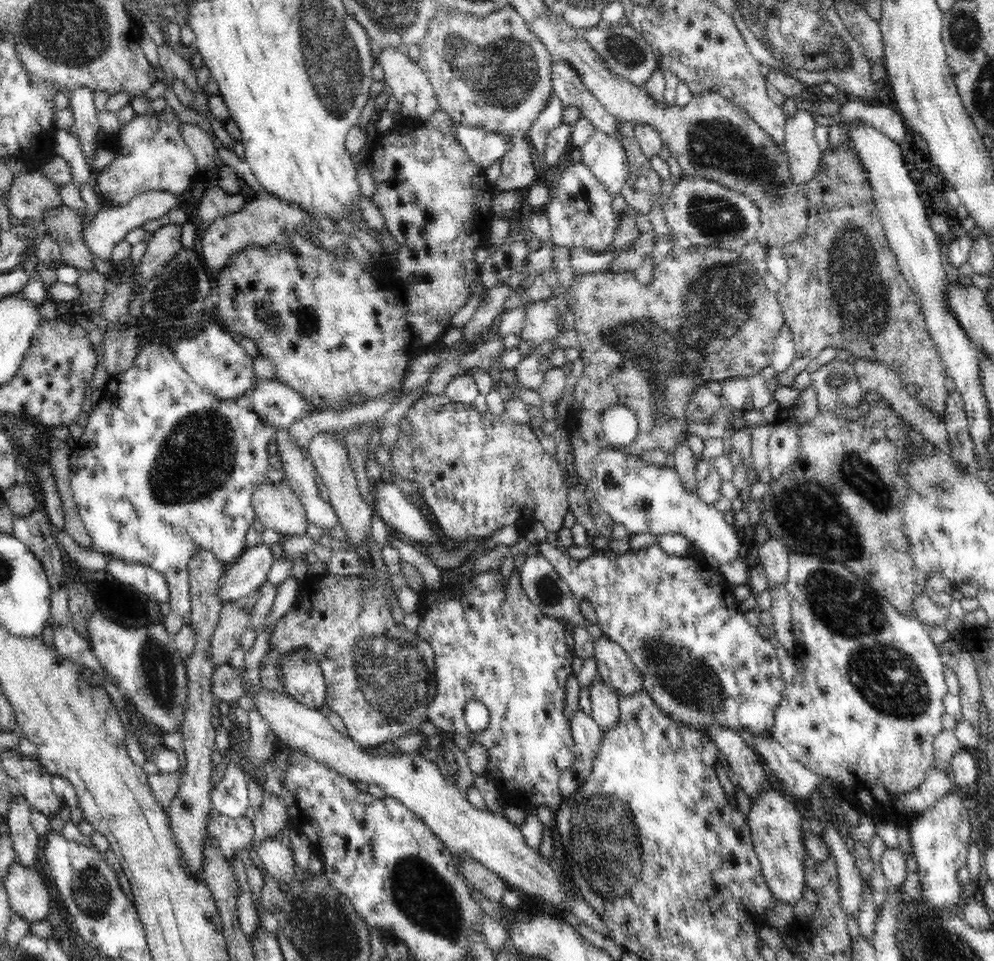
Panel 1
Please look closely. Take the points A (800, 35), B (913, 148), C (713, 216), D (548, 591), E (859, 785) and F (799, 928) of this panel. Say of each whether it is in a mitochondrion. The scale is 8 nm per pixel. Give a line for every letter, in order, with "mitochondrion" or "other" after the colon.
A: mitochondrion
B: other
C: mitochondrion
D: mitochondrion
E: other
F: other

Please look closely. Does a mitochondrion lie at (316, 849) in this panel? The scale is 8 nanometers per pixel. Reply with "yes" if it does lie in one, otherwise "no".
no

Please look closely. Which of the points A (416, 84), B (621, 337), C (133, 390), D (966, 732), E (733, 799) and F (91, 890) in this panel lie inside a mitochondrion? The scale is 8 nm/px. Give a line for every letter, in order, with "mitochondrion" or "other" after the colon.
A: other
B: mitochondrion
C: other
D: other
E: other
F: mitochondrion

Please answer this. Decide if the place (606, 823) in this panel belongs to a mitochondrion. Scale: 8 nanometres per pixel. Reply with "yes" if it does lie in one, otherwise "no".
yes

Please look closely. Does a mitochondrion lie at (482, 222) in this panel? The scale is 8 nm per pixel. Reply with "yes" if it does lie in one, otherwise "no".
no

